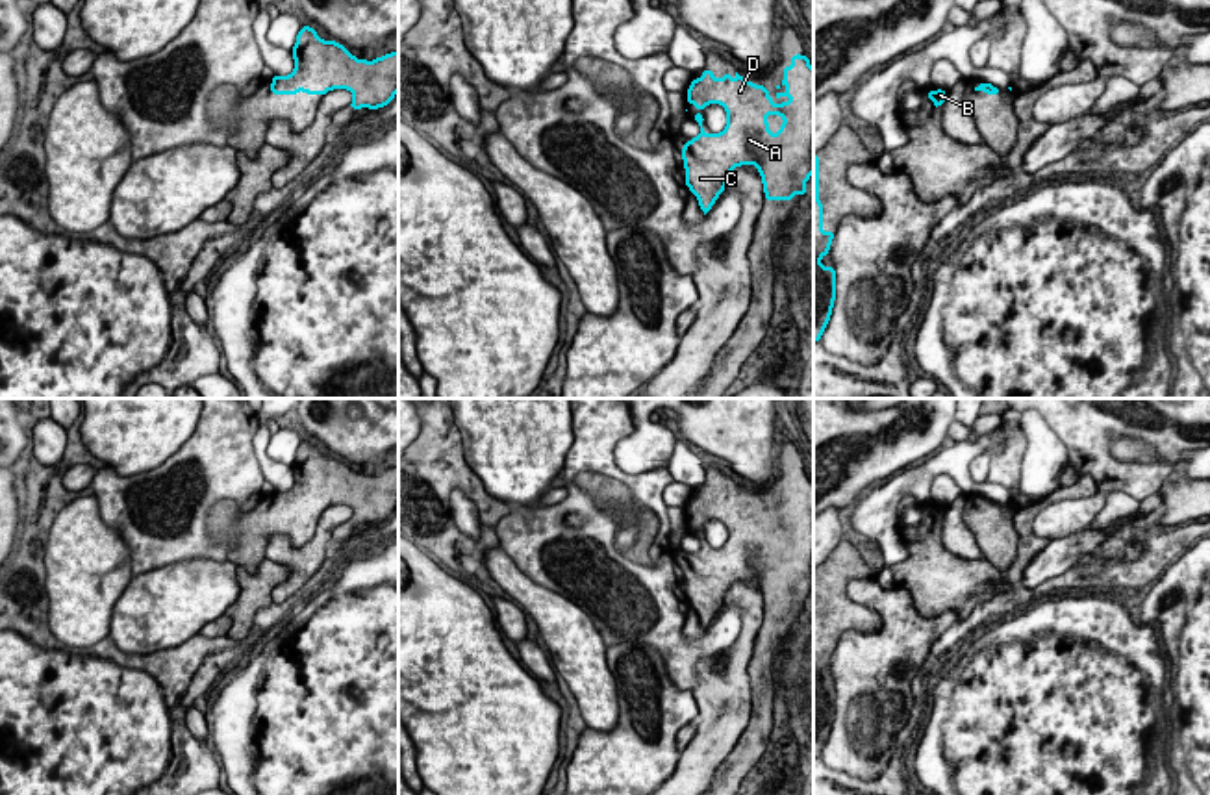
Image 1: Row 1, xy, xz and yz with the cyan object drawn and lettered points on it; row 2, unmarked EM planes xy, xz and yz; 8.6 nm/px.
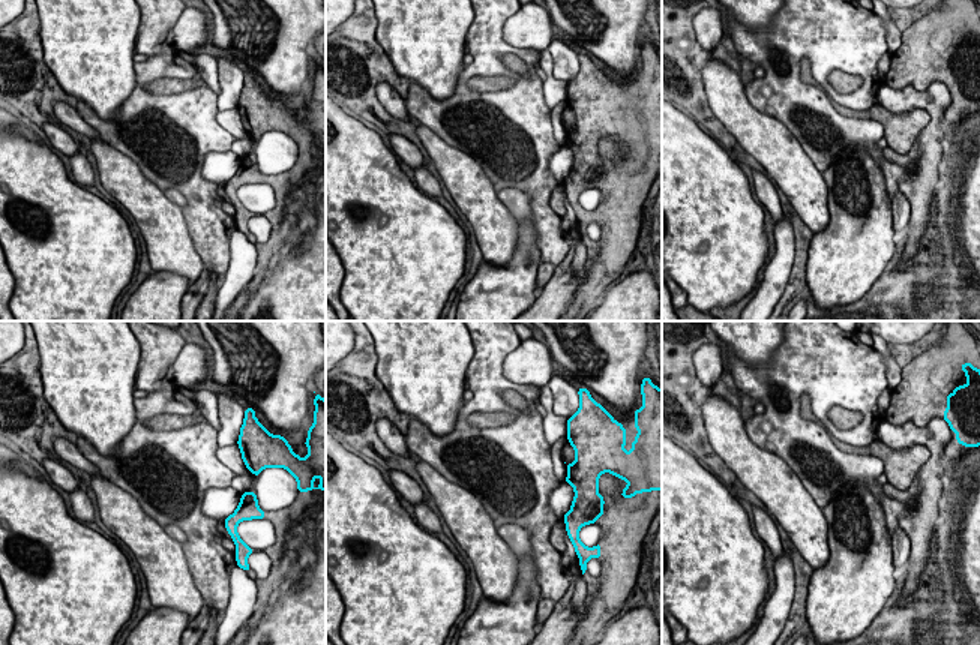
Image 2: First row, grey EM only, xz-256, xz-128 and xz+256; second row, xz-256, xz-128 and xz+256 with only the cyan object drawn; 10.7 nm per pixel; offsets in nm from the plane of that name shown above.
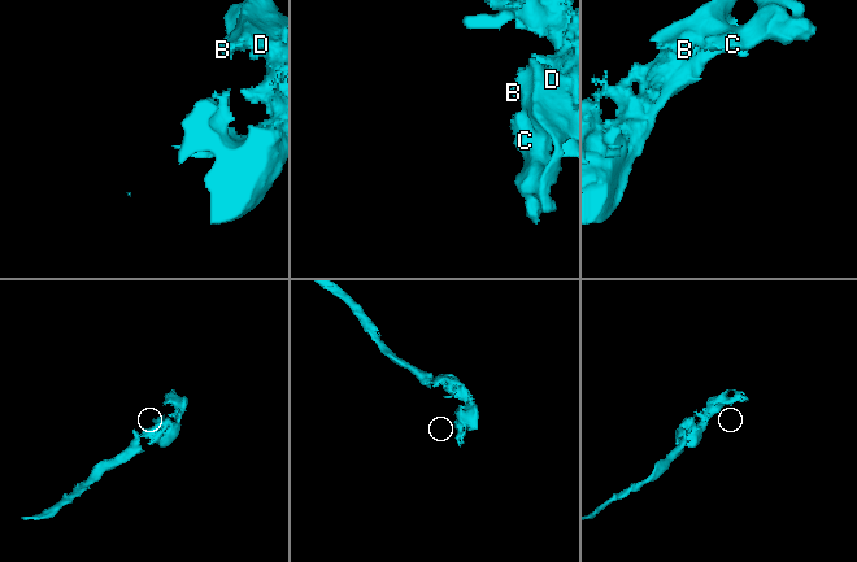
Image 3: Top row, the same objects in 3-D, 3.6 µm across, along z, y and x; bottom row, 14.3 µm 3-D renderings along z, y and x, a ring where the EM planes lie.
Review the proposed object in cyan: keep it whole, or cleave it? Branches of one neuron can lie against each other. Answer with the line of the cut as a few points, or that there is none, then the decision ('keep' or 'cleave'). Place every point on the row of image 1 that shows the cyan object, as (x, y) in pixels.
no cut; keep

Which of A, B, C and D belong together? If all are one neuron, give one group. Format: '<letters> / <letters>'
A B C D

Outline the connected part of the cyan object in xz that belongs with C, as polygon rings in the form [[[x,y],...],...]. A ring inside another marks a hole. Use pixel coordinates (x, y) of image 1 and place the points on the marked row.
[[[791,56],[791,65],[782,67],[784,80],[776,85],[788,87],[786,93],[776,93],[776,98],[789,96],[789,102],[775,104],[765,85],[756,85],[737,72],[725,72],[721,80],[713,70],[702,70],[700,78],[689,82],[687,104],[693,104],[695,122],[700,133],[687,141],[682,148],[686,169],[686,185],[697,196],[704,215],[712,209],[719,195],[728,185],[728,174],[741,165],[754,165],[762,176],[765,200],[793,200],[795,195],[808,195],[806,182],[813,174],[813,67],[810,56]],[[710,104],[719,104],[726,111],[726,128],[721,133],[706,133],[702,128],[702,109]],[[767,115],[780,115],[784,124],[778,133],[769,132]]]

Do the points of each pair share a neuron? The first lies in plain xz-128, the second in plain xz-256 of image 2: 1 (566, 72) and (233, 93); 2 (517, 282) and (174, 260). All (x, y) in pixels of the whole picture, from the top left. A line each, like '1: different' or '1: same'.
1: same
2: different

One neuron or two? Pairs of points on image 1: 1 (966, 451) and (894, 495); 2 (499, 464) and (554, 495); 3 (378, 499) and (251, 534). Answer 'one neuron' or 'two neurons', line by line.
1: one neuron
2: two neurons
3: one neuron

